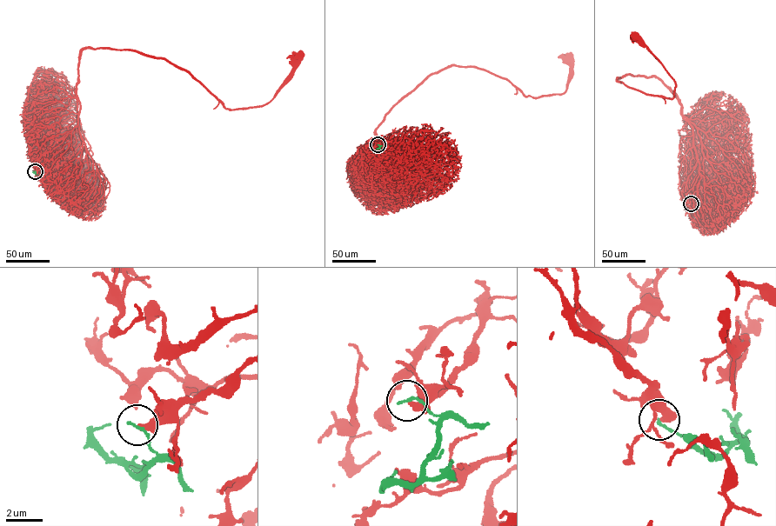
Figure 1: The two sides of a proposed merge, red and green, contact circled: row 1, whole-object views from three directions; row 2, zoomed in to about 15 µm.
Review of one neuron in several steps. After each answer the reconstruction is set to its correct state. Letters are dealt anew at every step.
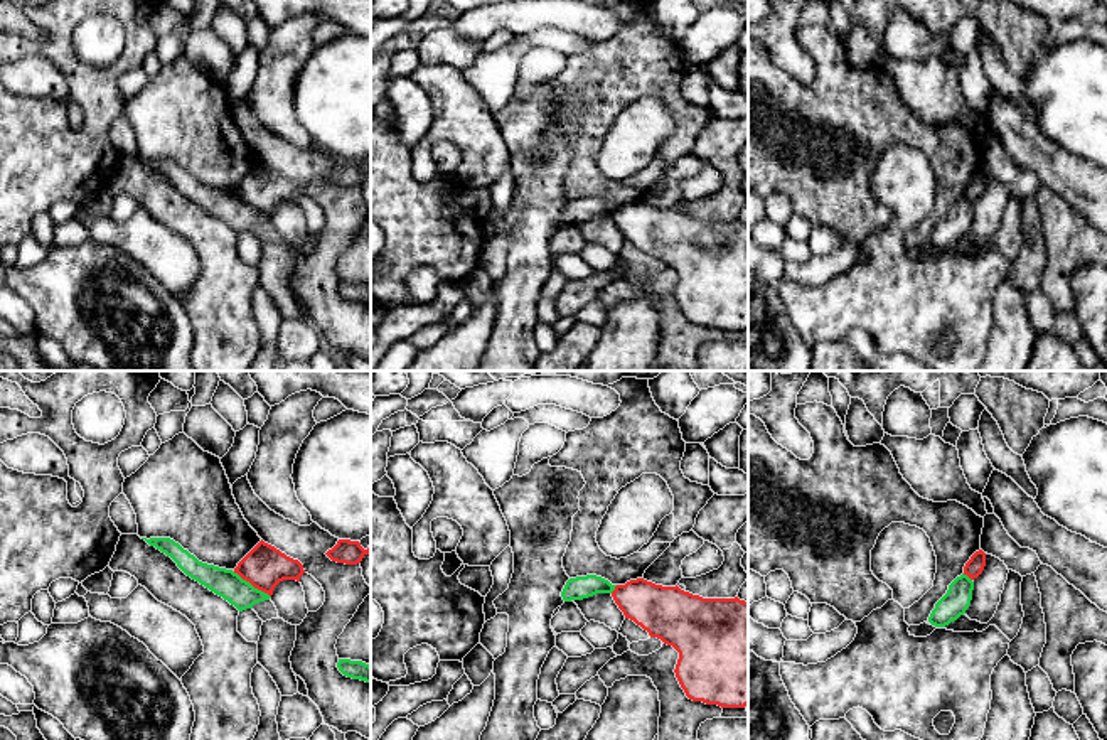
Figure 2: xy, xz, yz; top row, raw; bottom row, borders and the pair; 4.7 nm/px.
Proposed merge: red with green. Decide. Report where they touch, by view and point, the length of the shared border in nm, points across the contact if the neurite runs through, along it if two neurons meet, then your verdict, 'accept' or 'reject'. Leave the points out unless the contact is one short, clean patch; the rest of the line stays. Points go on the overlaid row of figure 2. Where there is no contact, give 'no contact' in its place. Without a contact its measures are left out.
xy (251, 584) | 220 nm | along xy (233, 572), (270, 597) | reject

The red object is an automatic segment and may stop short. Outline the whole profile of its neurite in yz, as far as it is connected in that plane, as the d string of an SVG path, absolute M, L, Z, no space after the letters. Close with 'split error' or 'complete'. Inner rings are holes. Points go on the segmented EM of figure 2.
M982 550L976 551L964 566L964 575L971 580L977 578L986 566L986 553Z; complete

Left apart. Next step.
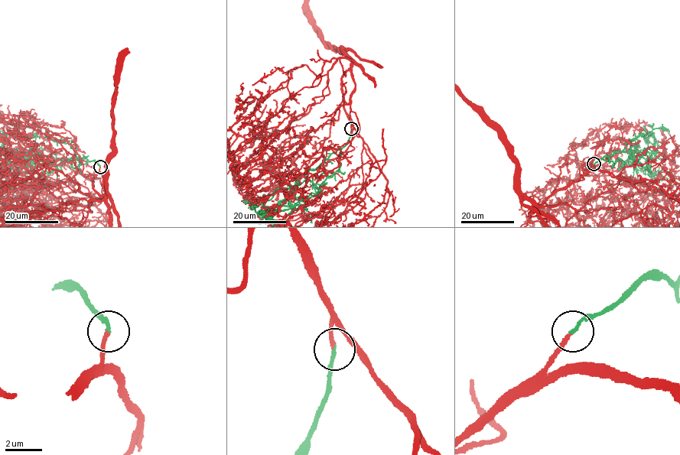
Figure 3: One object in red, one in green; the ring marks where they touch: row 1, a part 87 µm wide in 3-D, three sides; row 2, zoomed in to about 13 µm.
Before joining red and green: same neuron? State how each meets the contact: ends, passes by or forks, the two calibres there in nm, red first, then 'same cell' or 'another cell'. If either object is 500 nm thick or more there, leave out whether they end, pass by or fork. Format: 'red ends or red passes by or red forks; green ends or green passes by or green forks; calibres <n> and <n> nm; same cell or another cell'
red ends; green ends; calibres 170 and 180 nm; same cell

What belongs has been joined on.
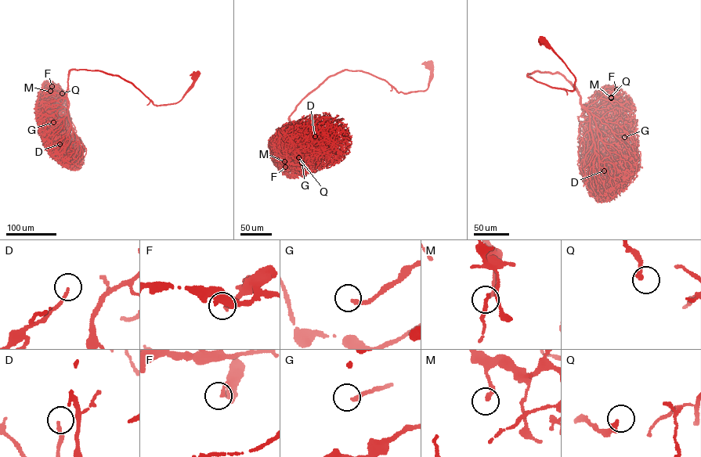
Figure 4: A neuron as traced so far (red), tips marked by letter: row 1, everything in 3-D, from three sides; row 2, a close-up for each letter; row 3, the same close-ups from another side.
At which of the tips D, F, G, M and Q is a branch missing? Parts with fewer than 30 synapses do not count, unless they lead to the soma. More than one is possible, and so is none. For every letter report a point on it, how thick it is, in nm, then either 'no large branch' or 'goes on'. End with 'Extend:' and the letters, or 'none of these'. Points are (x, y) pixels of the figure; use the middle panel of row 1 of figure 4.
D: at (315, 136); 160 nm thick; goes on
F: at (285, 167); 180 nm thick; no large branch
G: at (301, 163); 190 nm thick; goes on
M: at (284, 161); 240 nm thick; no large branch
Q: at (298, 157); 280 nm thick; no large branch
Extend: D, G

